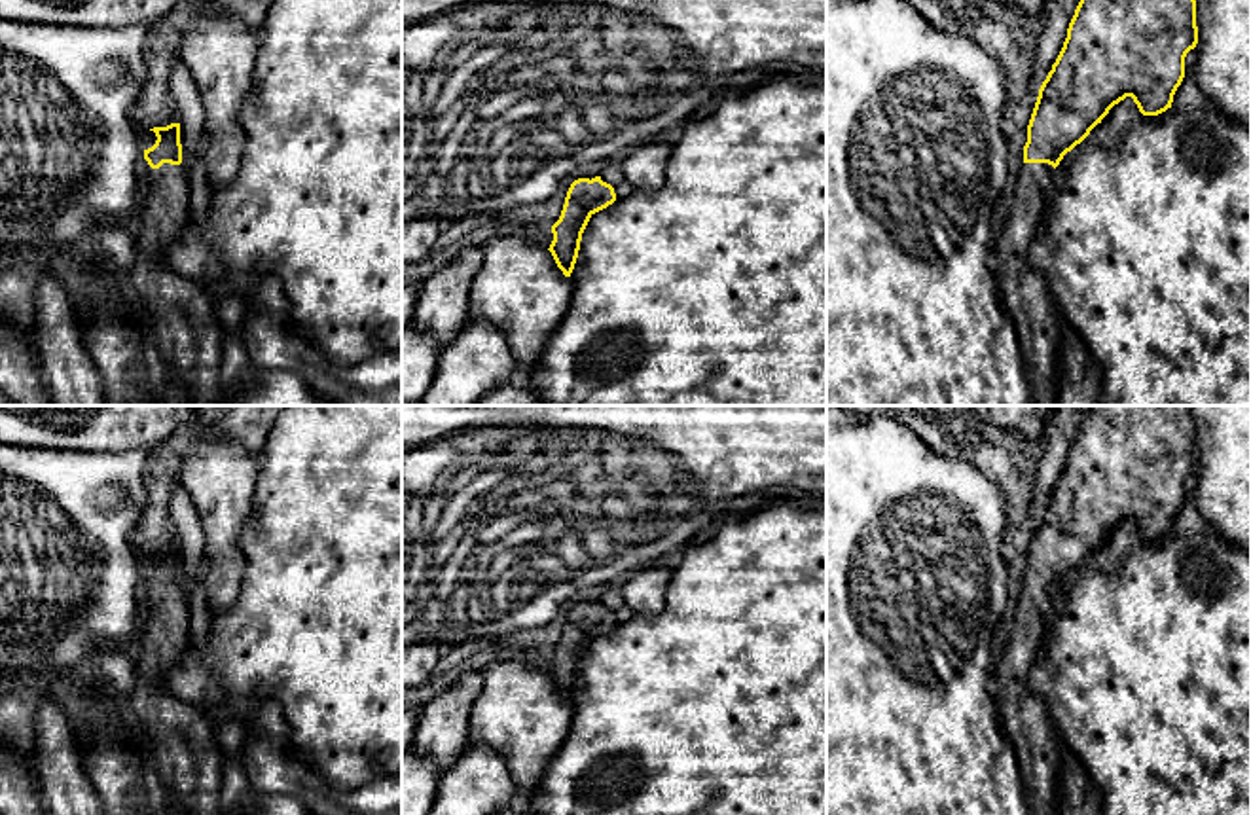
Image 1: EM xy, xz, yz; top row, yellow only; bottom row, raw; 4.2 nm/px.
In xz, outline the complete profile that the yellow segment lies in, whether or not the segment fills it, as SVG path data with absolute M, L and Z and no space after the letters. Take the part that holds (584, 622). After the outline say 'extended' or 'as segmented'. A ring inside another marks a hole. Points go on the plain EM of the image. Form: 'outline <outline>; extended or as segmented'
outline M601 601L591 605L578 603L571 608L561 641L552 650L553 665L548 673L565 701L571 701L574 694L582 658L589 643L614 625L614 612L603 607Z; as segmented

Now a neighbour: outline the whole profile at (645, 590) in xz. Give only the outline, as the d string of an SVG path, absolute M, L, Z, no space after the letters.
M639 569L620 580L624 603L635 614L658 614L665 608L673 570Z

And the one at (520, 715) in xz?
M493 661L470 711L470 743L493 749L516 788L535 790L572 726L572 705L542 669Z

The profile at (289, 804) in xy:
M294 794L256 796L248 809L239 815L313 815Z

